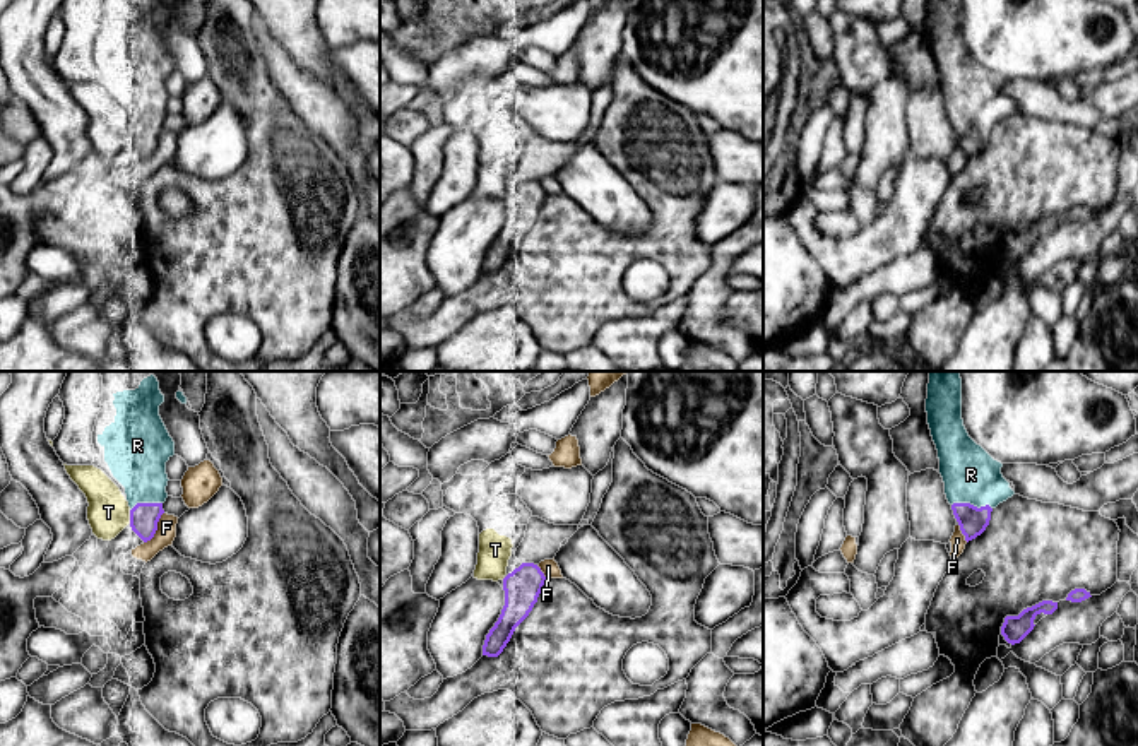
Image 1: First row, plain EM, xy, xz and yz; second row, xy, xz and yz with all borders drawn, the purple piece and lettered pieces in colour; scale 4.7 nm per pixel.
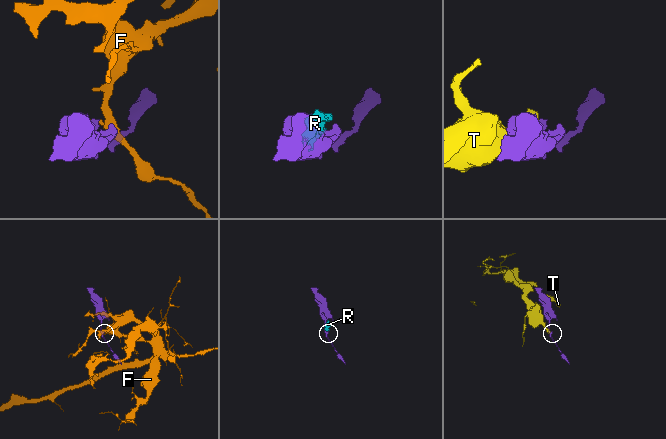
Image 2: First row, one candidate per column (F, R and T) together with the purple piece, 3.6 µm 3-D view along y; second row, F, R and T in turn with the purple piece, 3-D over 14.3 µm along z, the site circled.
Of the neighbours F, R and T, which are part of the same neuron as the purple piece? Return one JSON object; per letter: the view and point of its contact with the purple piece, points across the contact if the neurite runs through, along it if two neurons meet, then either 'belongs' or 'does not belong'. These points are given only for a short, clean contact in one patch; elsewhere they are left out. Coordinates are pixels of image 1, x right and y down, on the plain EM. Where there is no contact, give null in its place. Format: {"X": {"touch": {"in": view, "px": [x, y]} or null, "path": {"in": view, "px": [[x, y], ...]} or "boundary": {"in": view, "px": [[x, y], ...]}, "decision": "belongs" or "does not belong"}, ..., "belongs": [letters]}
{"F": {"touch": {"in": "xy", "px": [156, 146]}, "decision": "does not belong"}, "R": {"touch": {"in": "yz", "px": [972, 122]}, "decision": "belongs"}, "T": {"touch": {"in": "xy", "px": [130, 134]}, "decision": "does not belong"}, "belongs": ["R"]}

